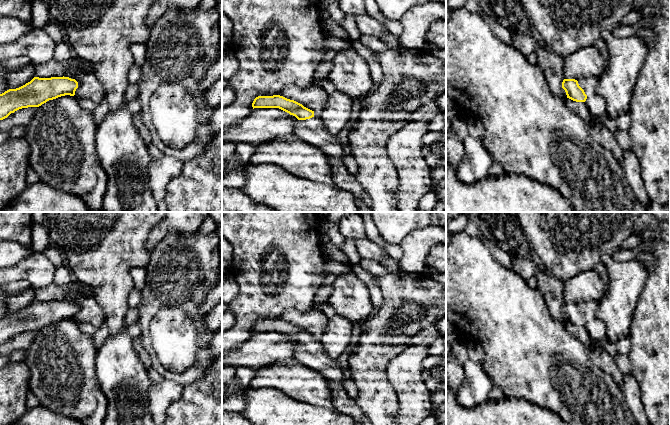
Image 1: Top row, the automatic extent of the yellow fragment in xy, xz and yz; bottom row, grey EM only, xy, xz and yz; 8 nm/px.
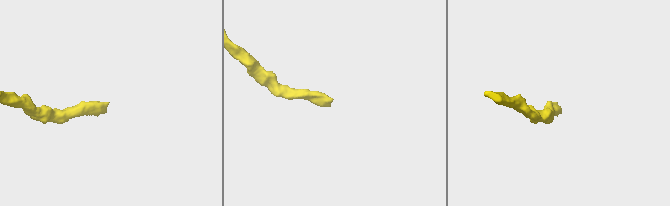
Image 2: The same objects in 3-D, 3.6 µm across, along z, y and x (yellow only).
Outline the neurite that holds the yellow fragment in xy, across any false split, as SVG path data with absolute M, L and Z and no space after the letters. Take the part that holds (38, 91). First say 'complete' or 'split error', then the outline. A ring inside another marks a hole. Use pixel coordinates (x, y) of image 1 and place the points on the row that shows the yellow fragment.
complete; M34 77L30 82L0 94L0 120L28 107L39 107L61 96L74 96L78 82L69 77Z

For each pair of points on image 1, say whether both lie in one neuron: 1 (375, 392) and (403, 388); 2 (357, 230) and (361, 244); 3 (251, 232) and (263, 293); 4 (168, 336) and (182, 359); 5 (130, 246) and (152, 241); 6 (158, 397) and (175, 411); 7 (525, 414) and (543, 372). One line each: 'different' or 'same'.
1: different
2: different
3: same
4: same
5: different
6: different
7: different

